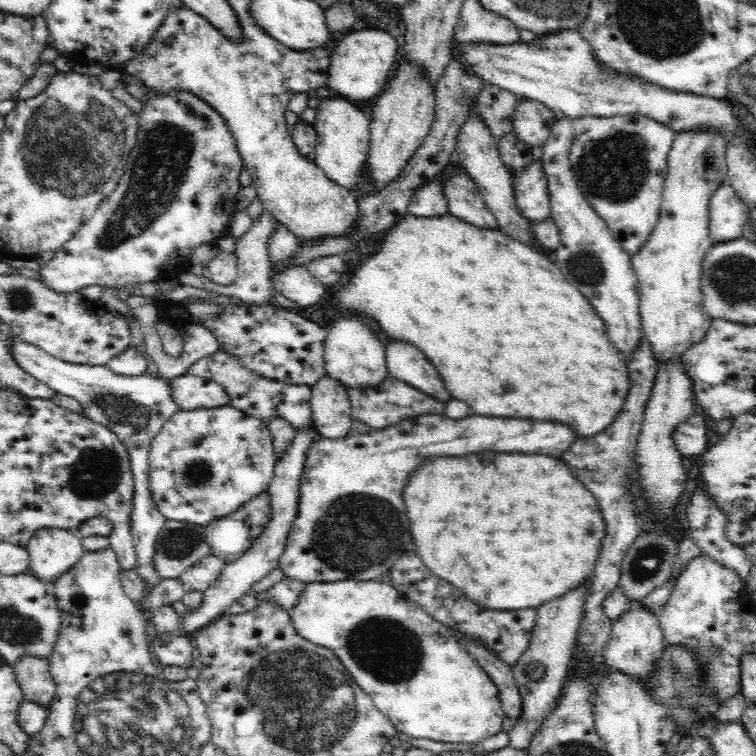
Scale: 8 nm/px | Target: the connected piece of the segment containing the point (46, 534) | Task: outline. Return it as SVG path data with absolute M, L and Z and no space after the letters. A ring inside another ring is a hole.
M40 530L31 536L26 548L33 576L55 583L85 556L81 538L71 530Z

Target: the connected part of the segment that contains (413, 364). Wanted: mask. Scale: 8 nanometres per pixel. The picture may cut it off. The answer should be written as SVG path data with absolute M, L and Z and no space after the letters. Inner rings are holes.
M384 343L387 371L391 377L426 393L436 401L450 400L450 394L444 388L440 374L430 362L426 362L422 352L418 352L418 349L408 343Z

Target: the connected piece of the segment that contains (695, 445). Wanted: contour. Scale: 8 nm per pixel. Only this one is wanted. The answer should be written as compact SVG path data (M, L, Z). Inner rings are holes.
M694 413L684 422L676 424L672 432L674 447L681 455L696 457L704 452L708 434L706 433L706 417Z

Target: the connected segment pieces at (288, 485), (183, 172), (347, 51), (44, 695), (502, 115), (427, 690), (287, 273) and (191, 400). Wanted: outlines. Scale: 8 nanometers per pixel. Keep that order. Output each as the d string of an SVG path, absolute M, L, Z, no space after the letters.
M312 426L307 431L295 431L292 444L286 452L276 461L274 476L270 481L267 493L270 495L270 519L264 527L264 531L252 544L252 547L238 560L226 563L222 568L219 578L203 593L203 601L200 608L195 611L188 611L183 617L183 629L193 636L193 634L204 627L210 625L216 619L224 615L224 610L228 606L244 596L252 586L267 576L273 569L277 568L278 558L285 550L286 538L290 533L290 527L296 519L298 512L298 486L302 478L302 468L306 460L306 450L308 446L320 438L318 431Z
M147 91L148 100L141 101L137 115L136 144L114 192L82 223L74 238L37 270L38 281L56 293L73 293L94 284L120 289L136 282L177 278L190 270L190 254L196 246L204 242L214 244L227 234L226 226L235 211L234 198L242 187L239 176L244 168L233 134L219 112L189 91L171 91L168 95Z
M367 26L360 30L355 28L353 32L338 41L334 51L331 52L328 80L321 93L330 94L351 103L377 98L387 86L386 76L397 64L396 52L398 52L398 42L389 32L382 28Z
M26 656L13 666L24 701L49 710L56 692L56 683L51 675L47 660Z
M494 84L486 85L475 100L476 113L496 138L513 130L513 116L520 98Z
M345 579L340 581L331 581L330 583L320 582L314 584L305 584L302 594L299 596L298 604L290 610L289 615L293 620L295 629L302 639L316 644L320 647L330 649L334 655L342 660L342 664L348 668L348 672L352 674L352 678L356 685L374 701L376 708L390 719L390 722L410 738L428 738L428 740L436 740L436 742L466 742L466 744L474 744L474 742L482 742L494 734L502 731L502 720L505 714L500 706L498 696L498 687L490 680L486 671L470 657L468 652L462 647L457 639L453 636L452 631L434 617L426 614L422 607L418 606L413 600L407 598L406 595L396 590L389 583L383 584L377 581L354 581L353 579Z
M307 265L287 268L271 279L274 291L296 302L299 310L322 302L328 292L324 284L309 273Z
M177 375L169 381L170 395L180 411L226 405L226 391L218 383L192 375Z

